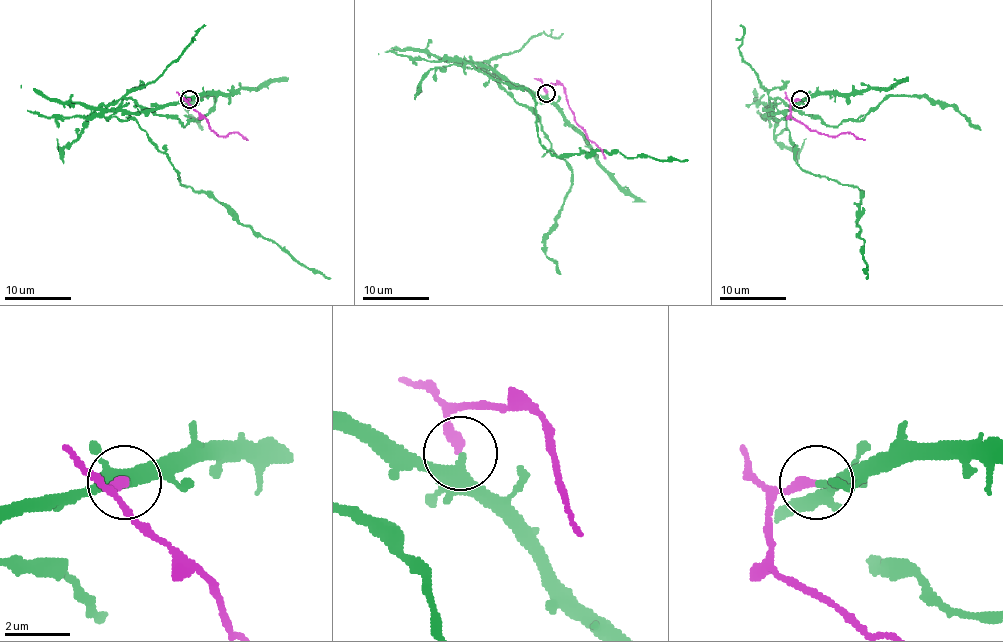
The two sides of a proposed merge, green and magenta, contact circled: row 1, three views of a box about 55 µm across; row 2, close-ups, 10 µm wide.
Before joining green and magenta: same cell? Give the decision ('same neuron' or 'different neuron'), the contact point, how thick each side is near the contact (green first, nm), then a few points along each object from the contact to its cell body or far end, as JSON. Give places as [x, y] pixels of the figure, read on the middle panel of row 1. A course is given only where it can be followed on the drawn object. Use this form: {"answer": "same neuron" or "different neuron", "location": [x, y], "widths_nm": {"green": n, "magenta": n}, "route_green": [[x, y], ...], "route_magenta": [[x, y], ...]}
{"answer": "different neuron", "location": [546, 93], "widths_nm": {"green": 320, "magenta": 320}, "route_green": [[546, 94], [529, 94], [473, 65], [534, 97], [539, 142], [556, 155], [606, 150], [659, 160], [687, 159]], "route_magenta": [[546, 94], [544, 87], [548, 84], [559, 84], [563, 87], [576, 124], [606, 159]]}

